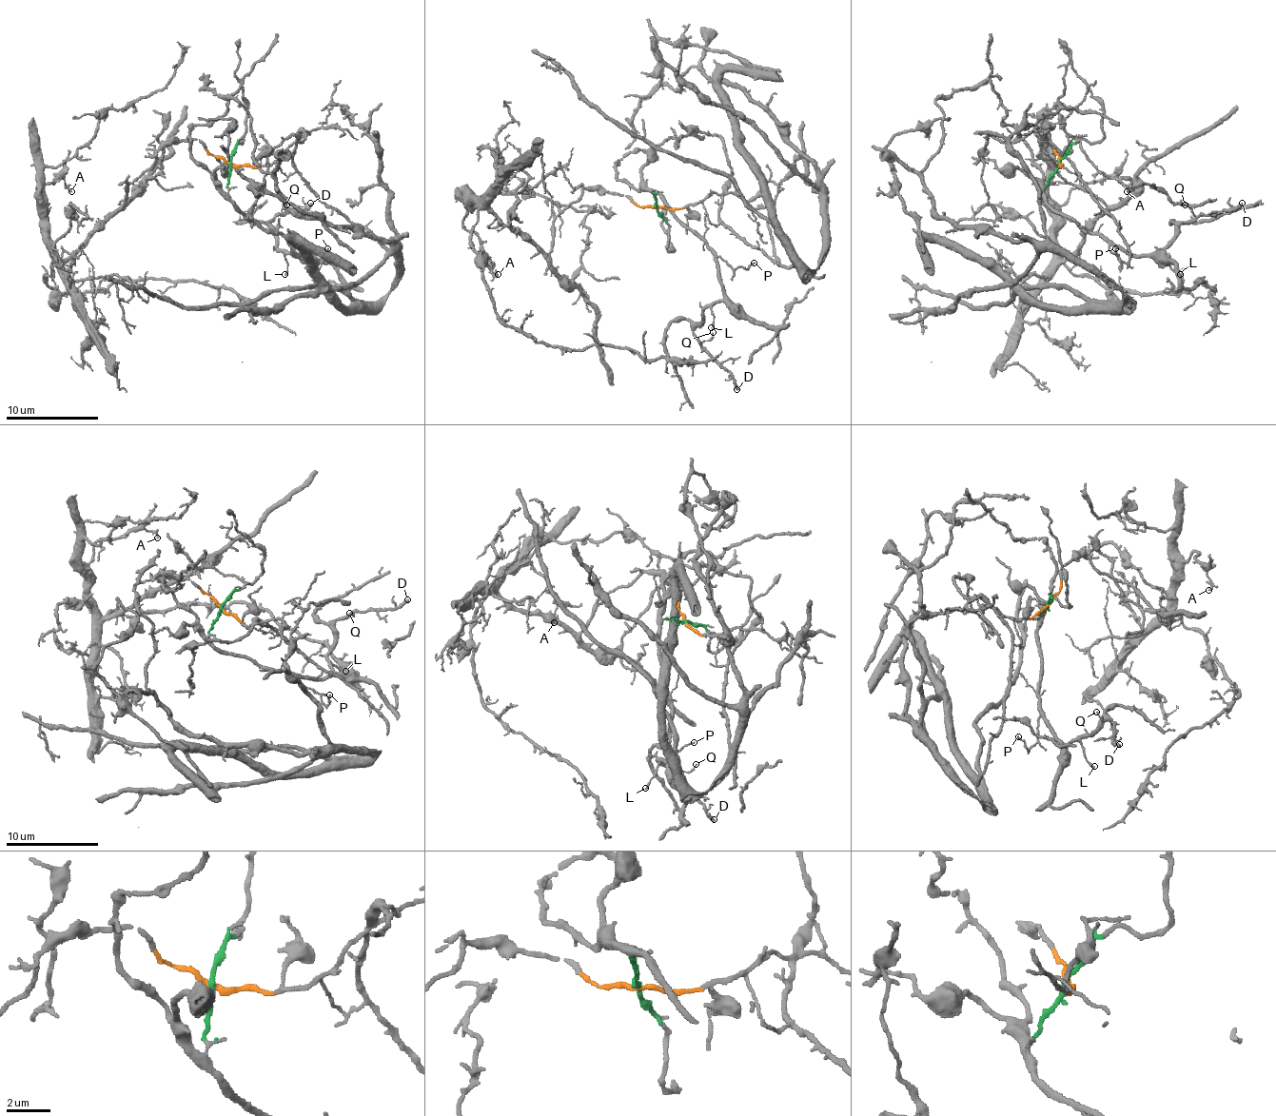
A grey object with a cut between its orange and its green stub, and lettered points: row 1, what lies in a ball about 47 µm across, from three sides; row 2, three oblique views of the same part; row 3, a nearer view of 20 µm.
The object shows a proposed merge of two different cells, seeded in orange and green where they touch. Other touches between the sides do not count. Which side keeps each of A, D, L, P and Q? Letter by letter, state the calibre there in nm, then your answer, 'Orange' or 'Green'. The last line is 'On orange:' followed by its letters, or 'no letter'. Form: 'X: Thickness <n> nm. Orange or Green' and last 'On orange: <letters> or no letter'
A: Thickness 150 nm. Orange
D: Thickness 260 nm. Green
L: Thickness 140 nm. Green
P: Thickness 120 nm. Green
Q: Thickness 130 nm. Green
On orange: A

